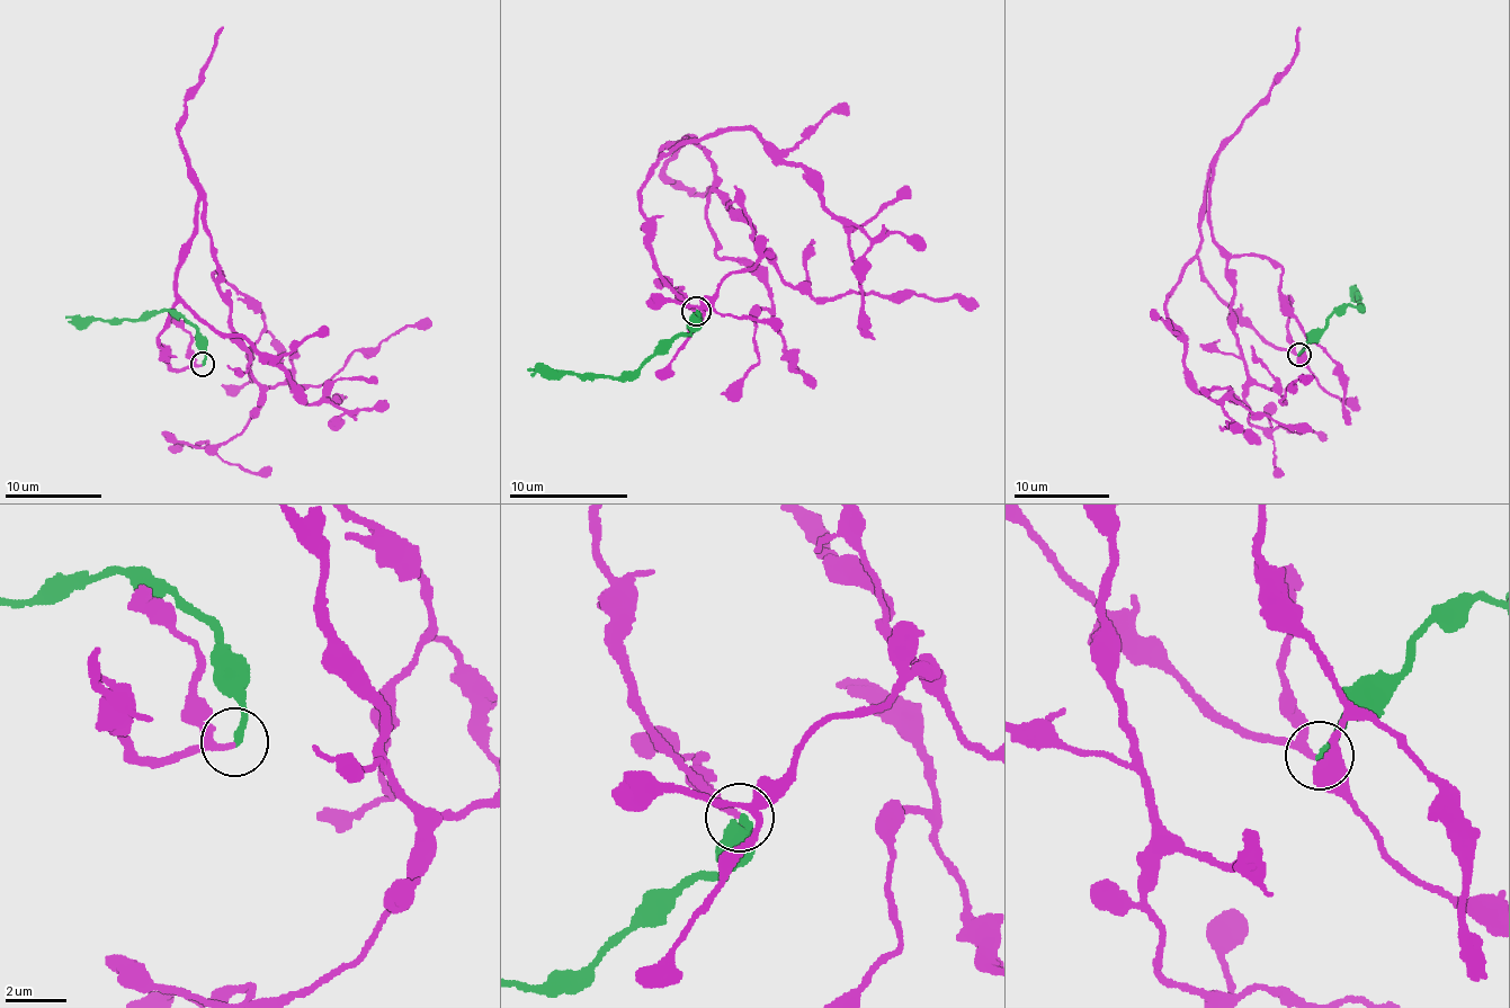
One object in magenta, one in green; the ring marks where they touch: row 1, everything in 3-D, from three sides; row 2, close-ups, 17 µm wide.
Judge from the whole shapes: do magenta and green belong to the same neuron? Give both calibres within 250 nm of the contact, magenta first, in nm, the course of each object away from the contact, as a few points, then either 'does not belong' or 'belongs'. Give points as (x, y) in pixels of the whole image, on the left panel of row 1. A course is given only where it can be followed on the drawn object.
240/240 nm | magenta via (203, 365), (179, 372), (158, 339), (199, 213), (232, 340), (268, 387), (323, 385), (357, 350), (431, 322) | green via (203, 365), (205, 341), (181, 318), (159, 310), (137, 319), (65, 317) | belongs

